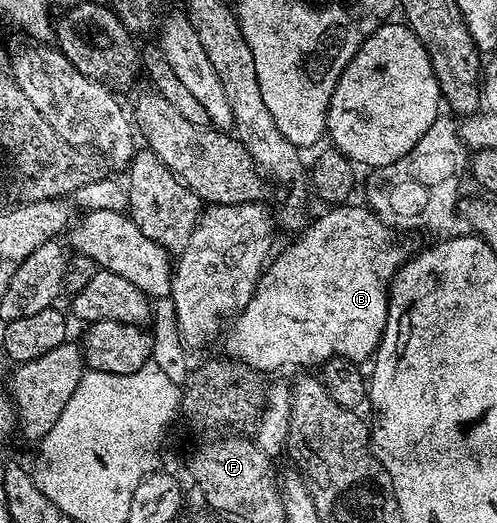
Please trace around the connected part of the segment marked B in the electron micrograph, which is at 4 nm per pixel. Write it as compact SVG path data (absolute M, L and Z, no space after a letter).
M348 203L329 208L332 210L322 214L308 230L305 228L293 245L286 246L281 253L279 250L269 260L246 307L231 318L232 326L223 330L223 352L231 360L246 363L261 375L269 375L287 365L320 367L332 357L363 363L375 354L386 327L388 291L396 270L406 260L406 252L403 243L396 238L397 230L372 210L363 204L344 204Z

